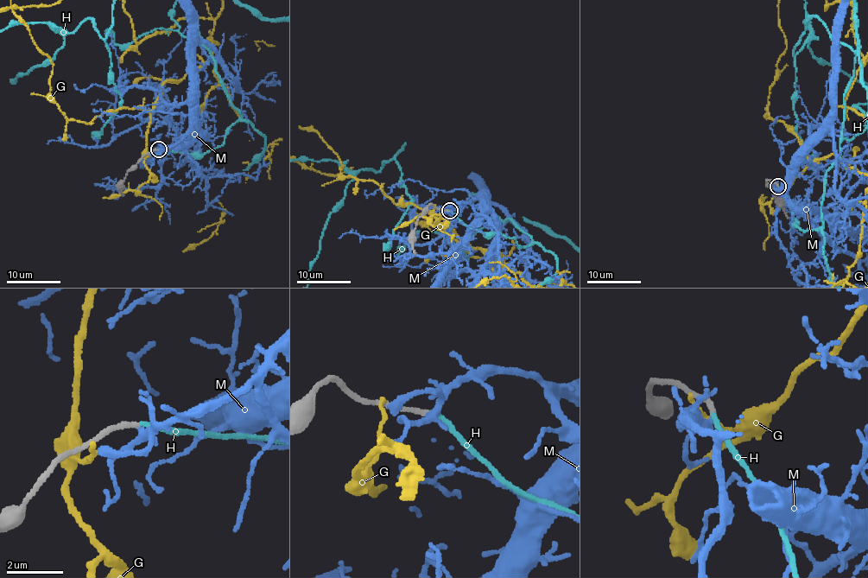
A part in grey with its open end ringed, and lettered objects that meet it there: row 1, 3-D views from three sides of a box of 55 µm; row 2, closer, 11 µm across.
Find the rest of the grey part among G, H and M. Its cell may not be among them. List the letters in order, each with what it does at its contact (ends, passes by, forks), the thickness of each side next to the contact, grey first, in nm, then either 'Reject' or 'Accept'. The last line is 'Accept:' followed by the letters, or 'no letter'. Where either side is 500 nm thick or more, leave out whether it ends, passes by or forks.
G: It ends there. Thickness 160 nm (grey) against 130 nm. Reject
H: It ends there. Thickness 180 nm (grey) against 160 nm. Accept
M: It forks there. Thickness 180 nm (grey) against 190 nm. Reject
Accept: H

